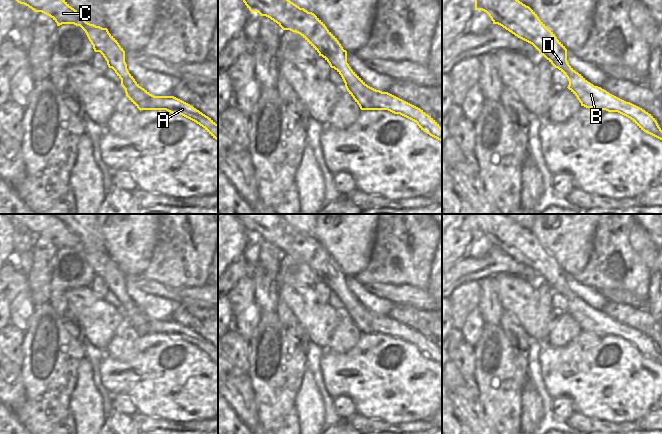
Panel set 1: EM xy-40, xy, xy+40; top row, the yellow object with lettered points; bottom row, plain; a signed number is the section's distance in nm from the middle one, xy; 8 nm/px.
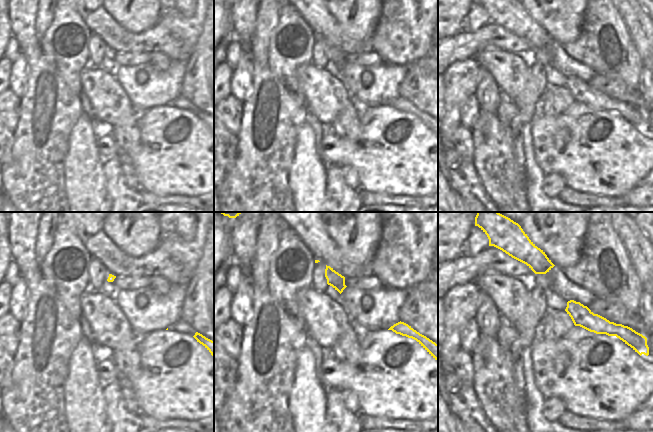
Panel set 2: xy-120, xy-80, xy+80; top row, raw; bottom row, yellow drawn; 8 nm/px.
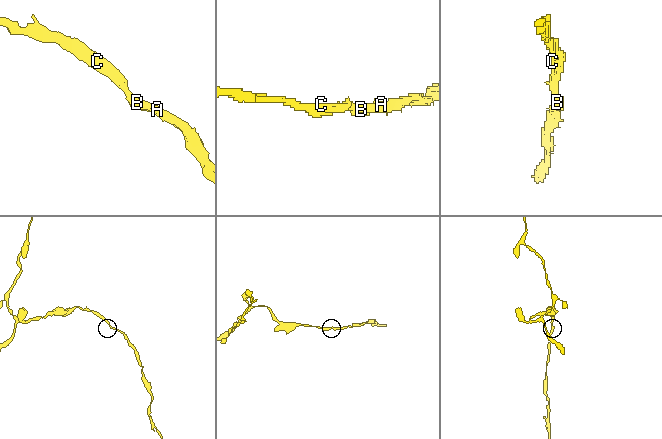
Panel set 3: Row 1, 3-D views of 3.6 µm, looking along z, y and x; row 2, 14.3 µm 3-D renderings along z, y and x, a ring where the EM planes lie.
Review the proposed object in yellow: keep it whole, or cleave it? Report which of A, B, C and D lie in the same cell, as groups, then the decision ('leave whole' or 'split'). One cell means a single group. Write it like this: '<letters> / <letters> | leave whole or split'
A B C D | leave whole

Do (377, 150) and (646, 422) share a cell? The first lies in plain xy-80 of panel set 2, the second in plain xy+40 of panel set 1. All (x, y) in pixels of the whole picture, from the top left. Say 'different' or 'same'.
different

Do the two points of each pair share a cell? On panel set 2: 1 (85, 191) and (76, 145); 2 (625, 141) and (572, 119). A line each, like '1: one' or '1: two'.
1: one
2: one

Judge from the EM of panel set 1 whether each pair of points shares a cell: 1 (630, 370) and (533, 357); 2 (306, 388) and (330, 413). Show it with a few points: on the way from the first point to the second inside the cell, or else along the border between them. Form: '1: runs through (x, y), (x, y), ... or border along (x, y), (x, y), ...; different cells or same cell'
1: border along (544, 345), (539, 355), (542, 381); different cells
2: border along (316, 386), (324, 405), (325, 423); different cells

